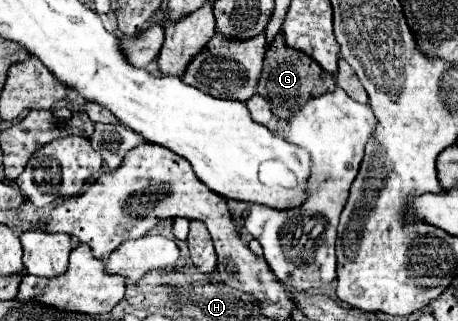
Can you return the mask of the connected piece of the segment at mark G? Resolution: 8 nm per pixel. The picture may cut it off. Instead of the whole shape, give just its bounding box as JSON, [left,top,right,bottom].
[258,34,336,120]

